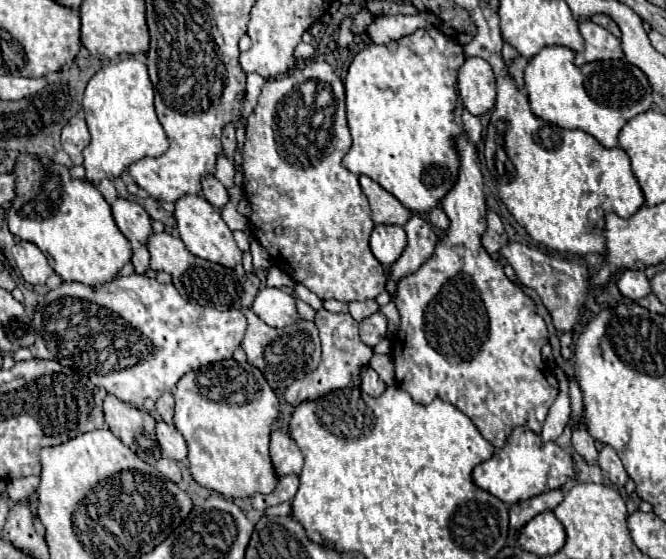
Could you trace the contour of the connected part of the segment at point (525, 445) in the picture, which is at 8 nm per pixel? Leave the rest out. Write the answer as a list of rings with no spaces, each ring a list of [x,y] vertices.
[[[515,427],[505,445],[491,459],[479,463],[471,475],[479,489],[495,495],[505,505],[513,505],[517,501],[525,501],[545,491],[563,487],[575,475],[575,465],[571,455],[559,445],[545,443],[539,435],[525,427]]]

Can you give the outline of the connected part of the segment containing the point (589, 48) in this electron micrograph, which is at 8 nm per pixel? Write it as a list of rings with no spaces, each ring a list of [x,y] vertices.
[[[581,21],[579,33],[585,39],[585,49],[575,55],[575,65],[581,67],[589,61],[603,61],[603,59],[621,59],[621,43],[613,37],[607,29],[593,21]]]

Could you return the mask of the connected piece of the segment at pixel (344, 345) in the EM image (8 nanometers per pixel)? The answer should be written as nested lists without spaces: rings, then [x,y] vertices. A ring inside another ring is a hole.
[[[319,309],[315,315],[315,323],[317,323],[319,335],[321,335],[323,359],[315,371],[311,371],[303,379],[299,379],[287,387],[285,401],[289,405],[299,405],[301,401],[307,401],[307,399],[317,399],[335,389],[357,387],[361,383],[361,373],[363,373],[363,369],[369,367],[369,359],[373,355],[373,351],[359,339],[357,321],[349,313],[331,313],[327,309]]]

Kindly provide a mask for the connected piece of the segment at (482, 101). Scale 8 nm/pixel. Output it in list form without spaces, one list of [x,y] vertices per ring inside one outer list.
[[[467,57],[459,69],[459,95],[471,115],[481,117],[495,105],[497,87],[491,65],[481,57]]]

